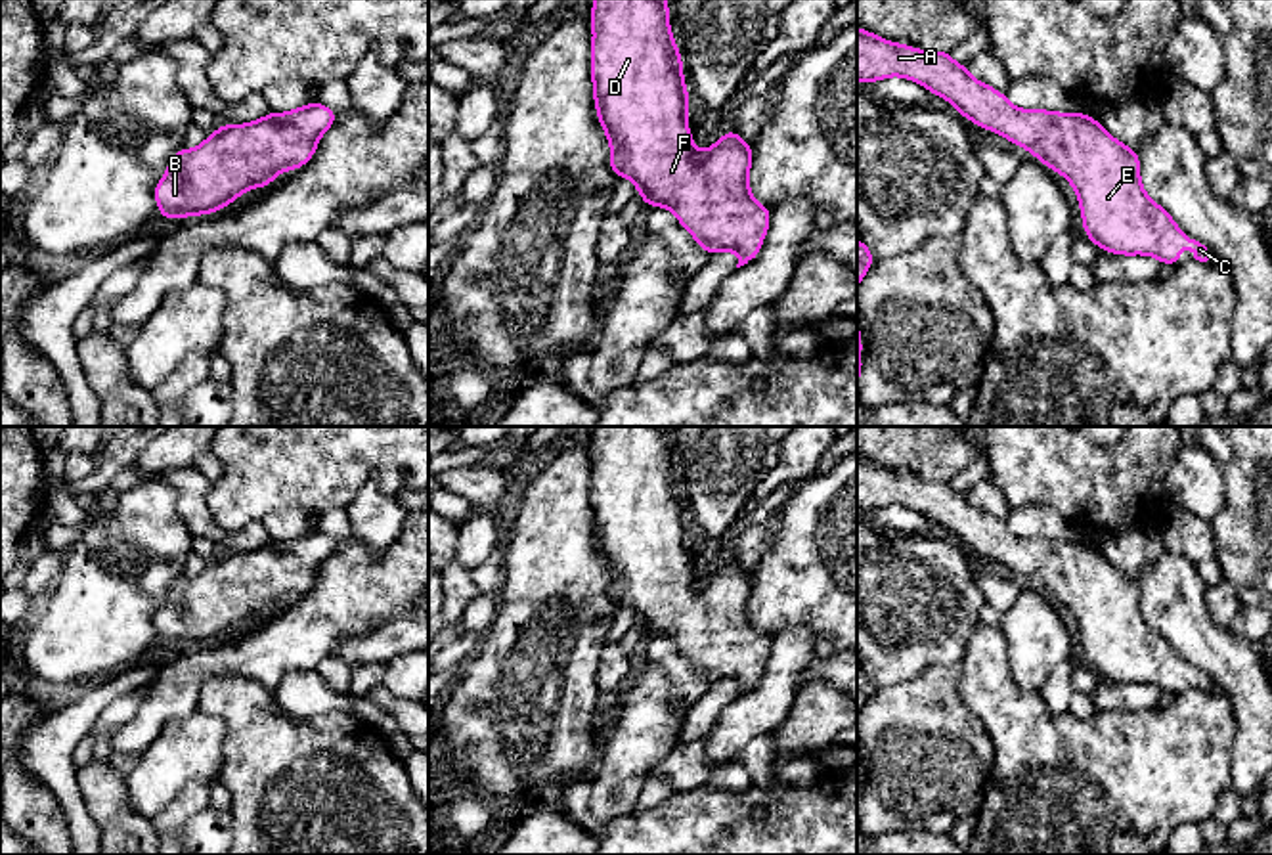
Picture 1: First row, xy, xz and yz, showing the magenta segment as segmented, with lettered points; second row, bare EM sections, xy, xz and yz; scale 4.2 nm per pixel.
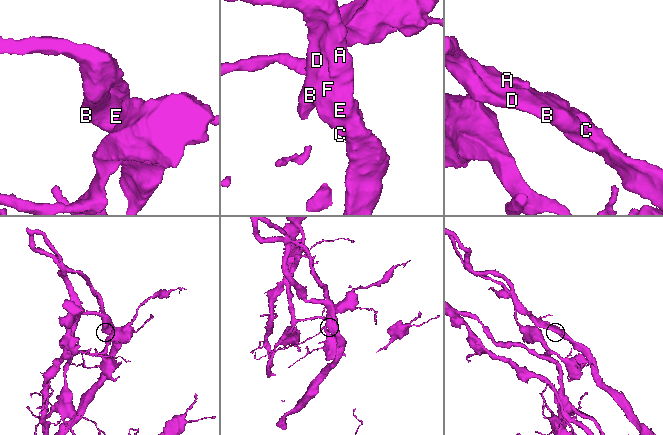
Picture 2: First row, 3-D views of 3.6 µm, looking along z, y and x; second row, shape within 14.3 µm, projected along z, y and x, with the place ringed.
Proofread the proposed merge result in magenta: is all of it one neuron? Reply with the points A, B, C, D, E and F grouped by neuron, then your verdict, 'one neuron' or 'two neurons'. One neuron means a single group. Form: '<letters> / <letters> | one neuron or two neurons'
A B C D E F | one neuron

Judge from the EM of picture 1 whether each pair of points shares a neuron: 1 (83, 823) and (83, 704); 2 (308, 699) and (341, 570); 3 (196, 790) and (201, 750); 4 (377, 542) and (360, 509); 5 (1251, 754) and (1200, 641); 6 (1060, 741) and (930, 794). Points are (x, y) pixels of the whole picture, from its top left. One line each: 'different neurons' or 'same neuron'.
1: same neuron
2: different neurons
3: different neurons
4: same neuron
5: same neuron
6: same neuron

